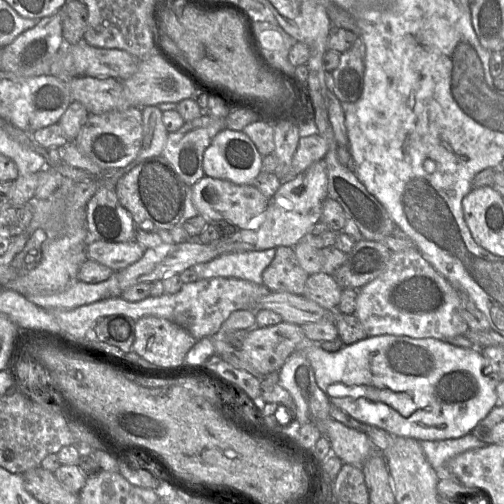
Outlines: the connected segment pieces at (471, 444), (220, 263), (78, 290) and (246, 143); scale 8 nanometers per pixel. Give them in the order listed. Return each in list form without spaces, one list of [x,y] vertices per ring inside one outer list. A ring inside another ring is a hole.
[[[472,433],[454,439],[419,442],[428,462],[439,478],[451,477],[446,471],[446,463],[450,459],[468,450],[482,448],[487,445]]]
[[[275,249],[227,253],[191,268],[198,279],[227,277],[263,284],[262,273],[275,256]]]
[[[113,272],[111,277],[99,283],[85,283],[76,280],[64,291],[25,297],[45,310],[54,310],[76,308],[101,299],[118,297],[122,292],[120,283],[117,281],[117,272]]]
[[[226,127],[205,150],[203,170],[212,178],[239,185],[253,184],[263,170],[263,156],[243,131]]]

